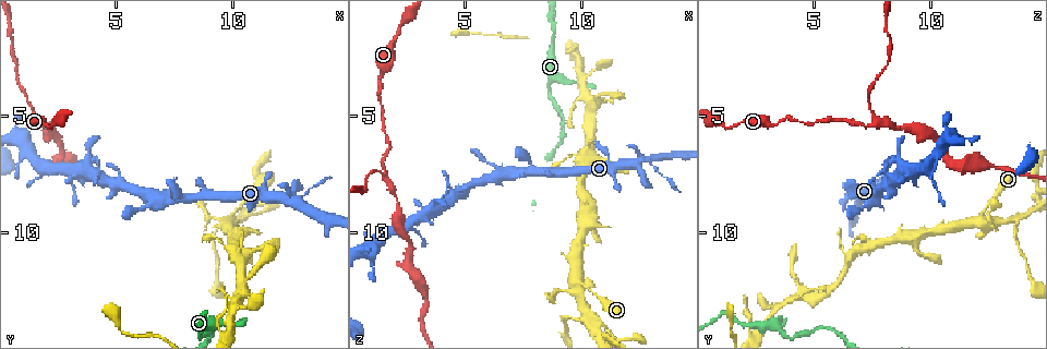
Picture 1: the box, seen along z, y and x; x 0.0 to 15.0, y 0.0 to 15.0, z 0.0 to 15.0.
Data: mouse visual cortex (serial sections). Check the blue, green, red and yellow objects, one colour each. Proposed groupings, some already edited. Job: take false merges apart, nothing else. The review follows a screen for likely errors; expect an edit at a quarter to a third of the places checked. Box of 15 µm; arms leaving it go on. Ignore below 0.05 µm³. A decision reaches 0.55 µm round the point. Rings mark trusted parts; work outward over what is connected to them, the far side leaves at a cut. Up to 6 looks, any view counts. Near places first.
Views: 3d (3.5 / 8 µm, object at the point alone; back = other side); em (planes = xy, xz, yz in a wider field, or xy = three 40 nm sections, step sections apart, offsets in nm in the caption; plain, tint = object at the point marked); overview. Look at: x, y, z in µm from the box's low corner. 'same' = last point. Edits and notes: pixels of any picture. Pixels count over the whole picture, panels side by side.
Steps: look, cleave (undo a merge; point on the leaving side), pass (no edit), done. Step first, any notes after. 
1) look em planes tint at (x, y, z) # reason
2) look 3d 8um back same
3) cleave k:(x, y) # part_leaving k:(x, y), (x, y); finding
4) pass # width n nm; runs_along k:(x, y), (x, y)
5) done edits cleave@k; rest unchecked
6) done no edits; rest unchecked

look 3d 8um at (12.6, 8.7, 7.0) # narrows sharply

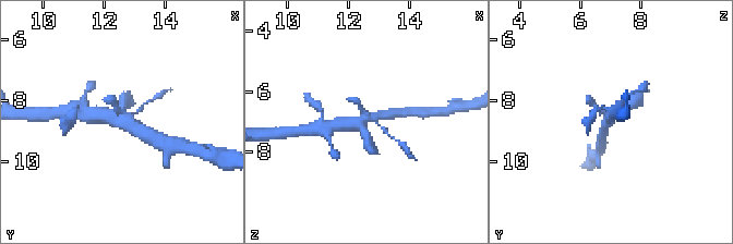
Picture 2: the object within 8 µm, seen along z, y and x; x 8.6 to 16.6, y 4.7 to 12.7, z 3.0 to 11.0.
look 3d 3.5um back at (12.5, 8.6, 7.0)

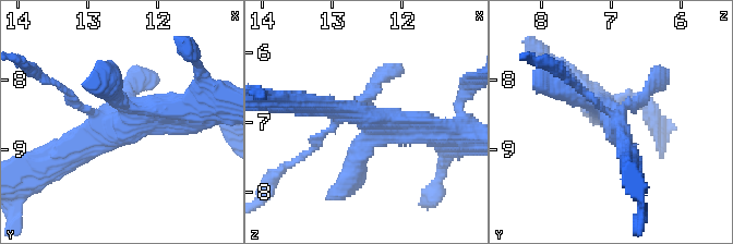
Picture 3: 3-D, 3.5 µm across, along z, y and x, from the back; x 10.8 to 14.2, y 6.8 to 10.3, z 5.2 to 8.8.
look em xy step 3 tint at (12.60, 8.65, 6.95)

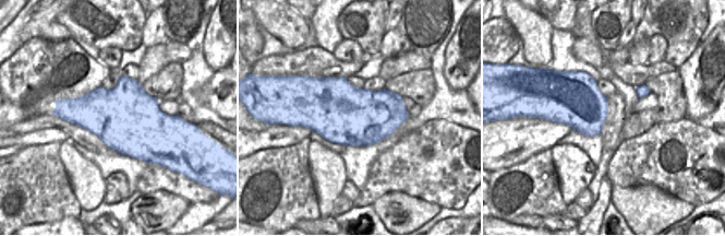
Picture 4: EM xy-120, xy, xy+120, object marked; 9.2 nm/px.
pass # continuous, no second cell

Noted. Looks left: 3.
look 3d 8um at (10.3, 9.5, 13.6)

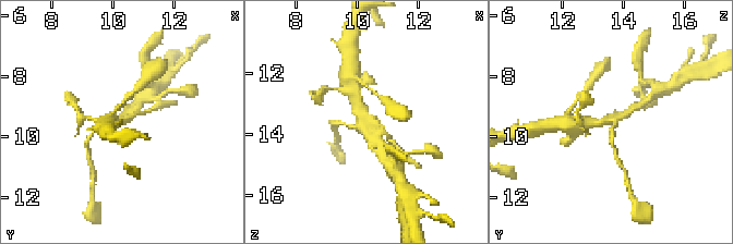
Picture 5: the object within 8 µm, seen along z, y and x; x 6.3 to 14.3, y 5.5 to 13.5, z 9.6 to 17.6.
look em xy step 3 tint at (10.2, 9.5, 13.7)

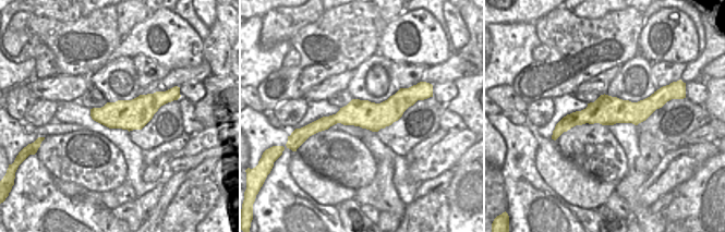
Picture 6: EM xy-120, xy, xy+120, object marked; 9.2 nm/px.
pass # runs_along 5:(356, 95), (364, 131), (381, 145); all the same cell

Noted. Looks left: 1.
done no edits; rest unchecked

